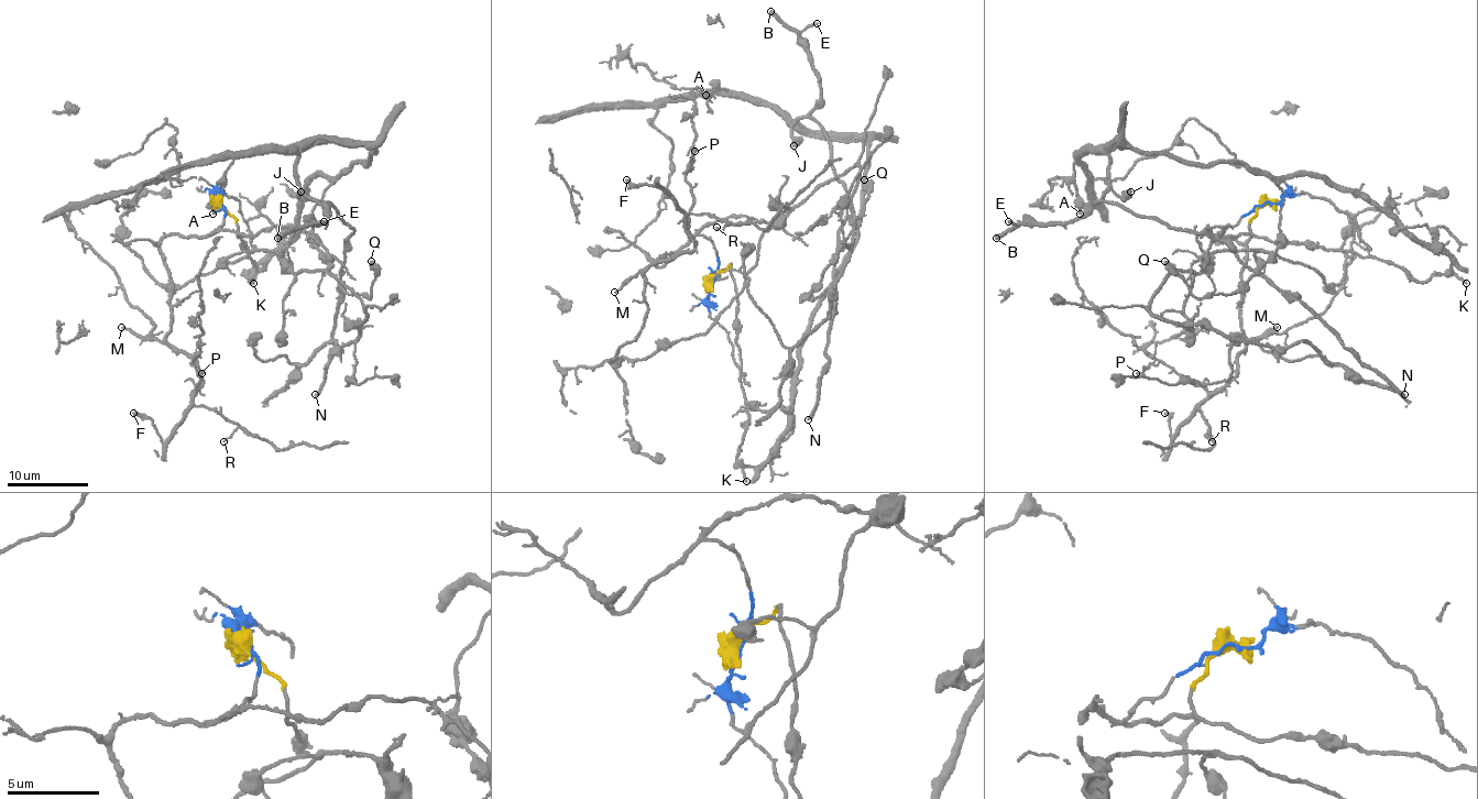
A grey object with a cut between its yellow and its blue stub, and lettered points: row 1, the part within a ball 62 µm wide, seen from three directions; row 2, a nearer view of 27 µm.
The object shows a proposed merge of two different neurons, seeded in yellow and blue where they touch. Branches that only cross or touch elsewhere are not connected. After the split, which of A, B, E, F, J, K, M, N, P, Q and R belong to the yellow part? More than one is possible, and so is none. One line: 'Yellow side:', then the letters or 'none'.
Yellow side: A, B, E, J, K, N, Q

